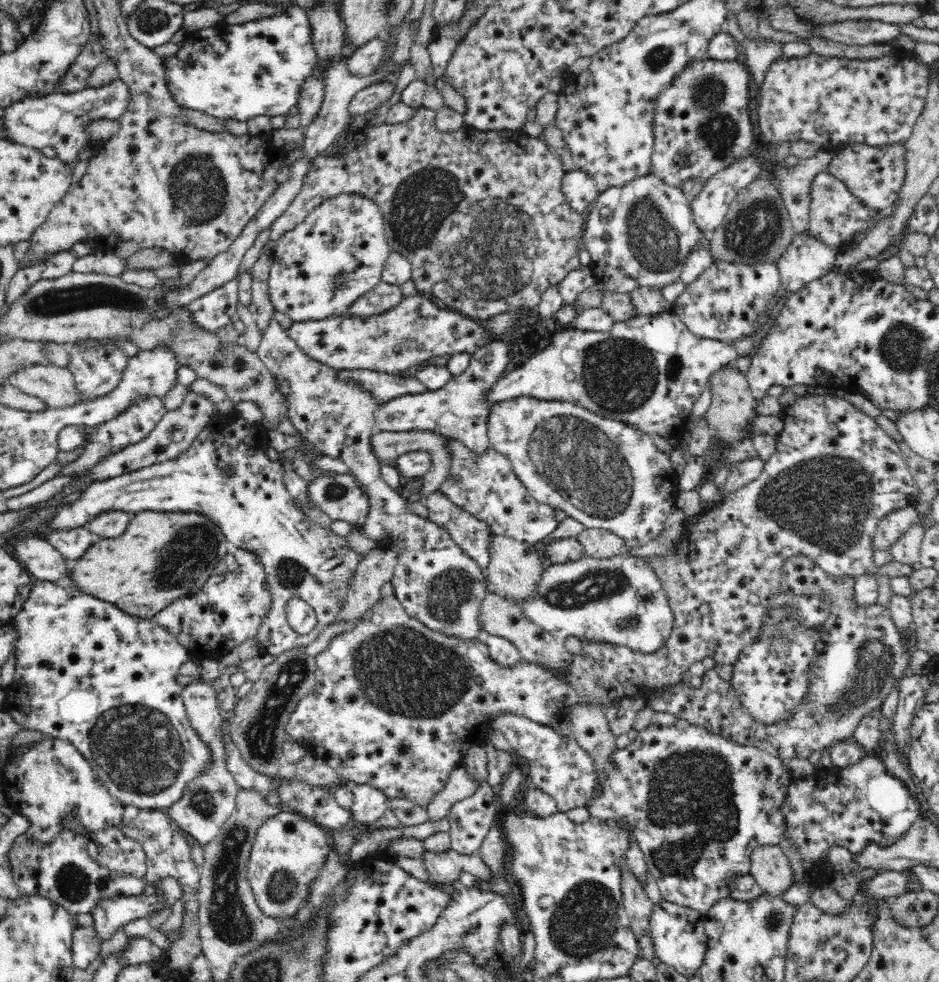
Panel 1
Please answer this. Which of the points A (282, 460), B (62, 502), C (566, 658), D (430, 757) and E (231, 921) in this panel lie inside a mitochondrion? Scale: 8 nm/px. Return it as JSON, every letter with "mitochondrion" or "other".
{"A":"other","B":"other","C":"other","D":"other","E":"mitochondrion"}

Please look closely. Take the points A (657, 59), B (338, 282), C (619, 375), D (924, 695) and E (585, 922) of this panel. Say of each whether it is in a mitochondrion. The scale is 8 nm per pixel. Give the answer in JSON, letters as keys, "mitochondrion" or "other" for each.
{"A":"mitochondrion","B":"mitochondrion","C":"mitochondrion","D":"other","E":"mitochondrion"}

